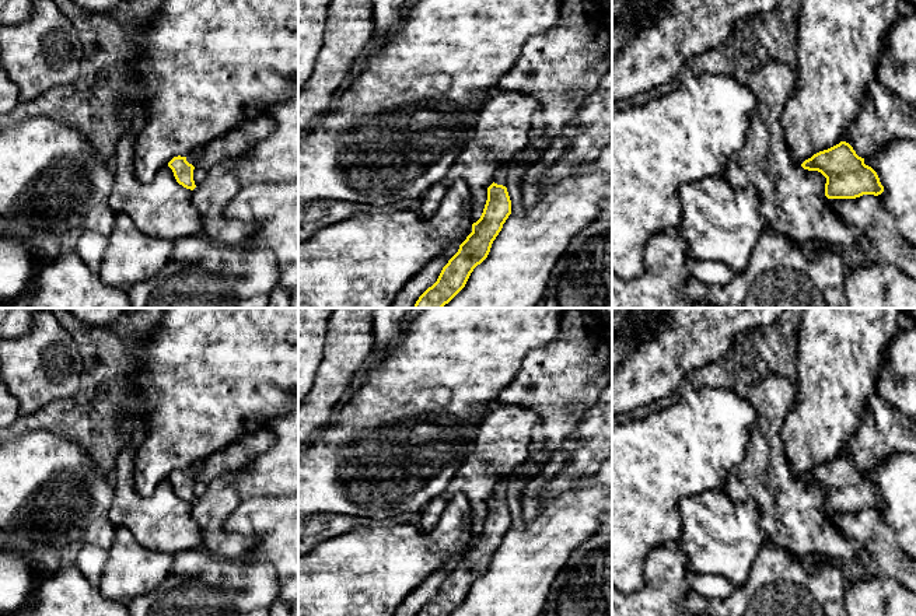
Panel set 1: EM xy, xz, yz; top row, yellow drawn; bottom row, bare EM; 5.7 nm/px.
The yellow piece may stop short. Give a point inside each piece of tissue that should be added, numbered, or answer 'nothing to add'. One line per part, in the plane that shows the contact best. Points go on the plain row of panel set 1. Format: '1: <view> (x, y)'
1: xz (500, 492)

